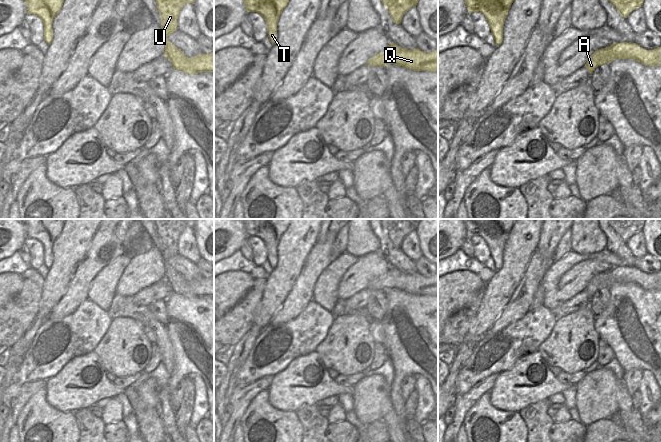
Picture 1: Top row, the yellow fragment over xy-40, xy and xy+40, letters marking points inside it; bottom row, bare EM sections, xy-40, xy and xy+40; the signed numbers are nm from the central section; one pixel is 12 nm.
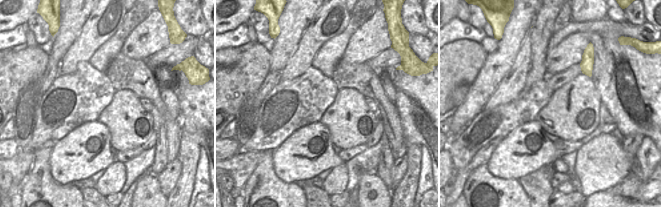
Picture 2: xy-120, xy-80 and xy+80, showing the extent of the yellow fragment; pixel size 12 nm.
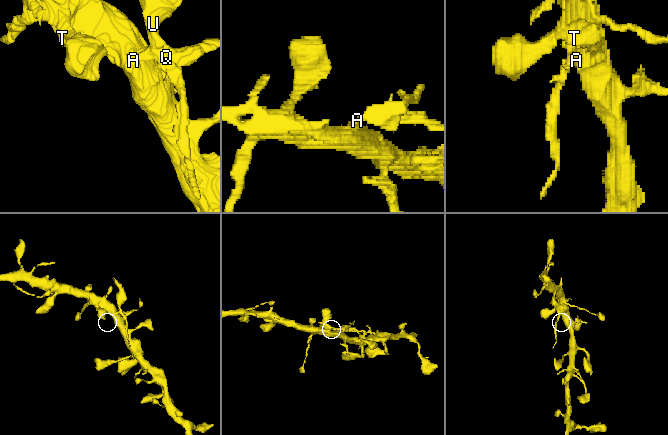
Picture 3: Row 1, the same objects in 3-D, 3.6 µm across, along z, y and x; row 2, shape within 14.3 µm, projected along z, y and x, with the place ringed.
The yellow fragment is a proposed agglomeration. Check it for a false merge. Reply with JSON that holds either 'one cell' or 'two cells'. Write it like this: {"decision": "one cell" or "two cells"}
{"decision": "two cells"}

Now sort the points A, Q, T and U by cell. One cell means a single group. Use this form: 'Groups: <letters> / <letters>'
Groups: A T / Q U.

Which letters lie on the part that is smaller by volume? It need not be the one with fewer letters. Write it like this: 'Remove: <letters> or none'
Remove: Q, U

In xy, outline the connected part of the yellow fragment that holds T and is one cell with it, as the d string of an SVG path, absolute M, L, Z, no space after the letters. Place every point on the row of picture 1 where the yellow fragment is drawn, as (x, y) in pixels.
M243 0L247 12L260 14L267 24L267 34L272 45L277 42L277 23L289 0Z

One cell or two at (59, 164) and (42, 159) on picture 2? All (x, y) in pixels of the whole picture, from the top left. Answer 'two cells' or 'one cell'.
two cells

